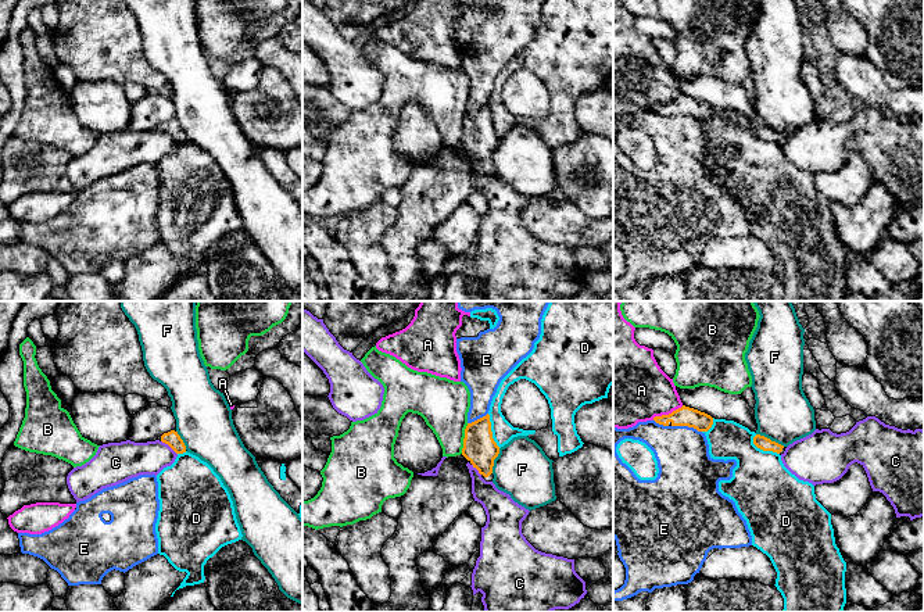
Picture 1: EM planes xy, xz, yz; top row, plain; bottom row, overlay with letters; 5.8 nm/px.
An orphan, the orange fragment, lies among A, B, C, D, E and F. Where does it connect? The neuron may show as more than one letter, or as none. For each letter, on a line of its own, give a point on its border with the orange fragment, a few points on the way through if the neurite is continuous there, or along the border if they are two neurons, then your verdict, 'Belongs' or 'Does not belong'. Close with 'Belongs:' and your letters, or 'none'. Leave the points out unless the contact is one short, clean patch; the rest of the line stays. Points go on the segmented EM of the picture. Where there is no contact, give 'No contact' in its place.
A: Touches orange at yz (669, 414). Boundary: yz (683, 405), (652, 419). Does not belong
B: Touches orange at xz (464, 439). Does not belong
C: Touches orange at xy (169, 446). Boundary: xy (161, 440), (176, 454). Does not belong
D: Touches orange at yz (763, 450). Does not belong
E: Touches orange at yz (687, 425). Does not belong
F: Touches orange at yz (769, 439). Boundary: yz (756, 433), (784, 446). Does not belong
Belongs: none

